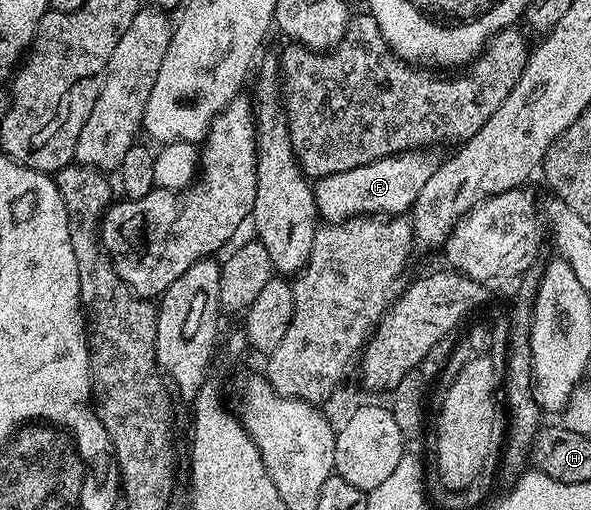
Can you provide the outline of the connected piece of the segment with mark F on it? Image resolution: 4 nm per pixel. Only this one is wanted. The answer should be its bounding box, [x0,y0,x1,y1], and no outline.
[313,150,439,224]

